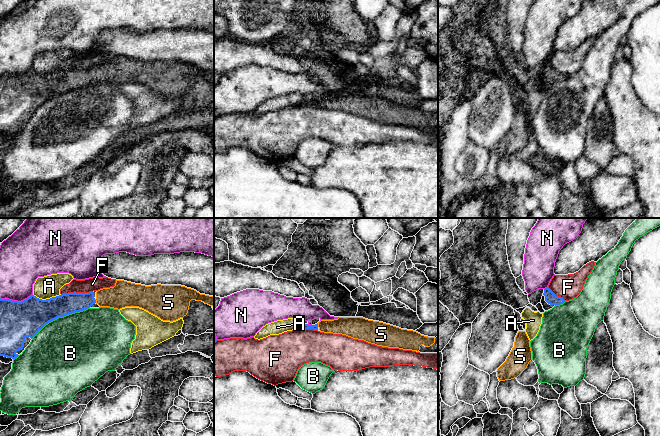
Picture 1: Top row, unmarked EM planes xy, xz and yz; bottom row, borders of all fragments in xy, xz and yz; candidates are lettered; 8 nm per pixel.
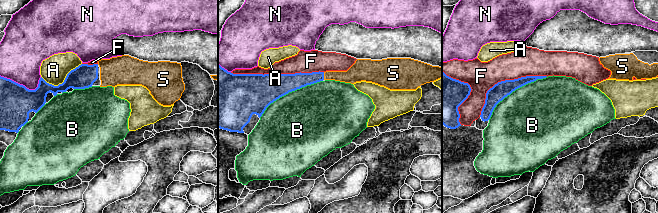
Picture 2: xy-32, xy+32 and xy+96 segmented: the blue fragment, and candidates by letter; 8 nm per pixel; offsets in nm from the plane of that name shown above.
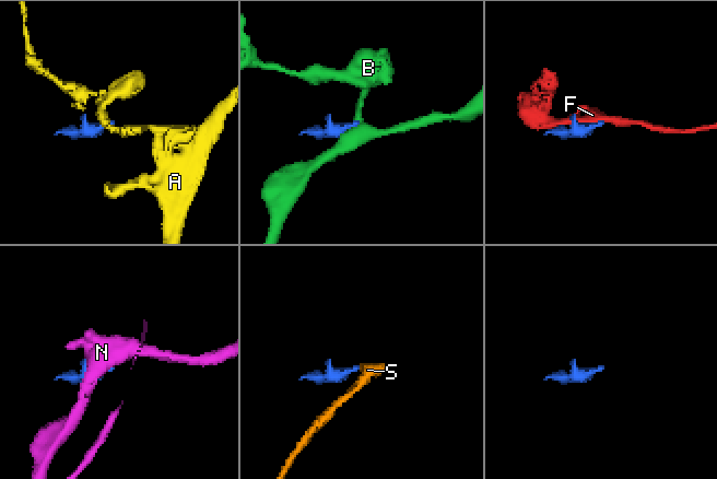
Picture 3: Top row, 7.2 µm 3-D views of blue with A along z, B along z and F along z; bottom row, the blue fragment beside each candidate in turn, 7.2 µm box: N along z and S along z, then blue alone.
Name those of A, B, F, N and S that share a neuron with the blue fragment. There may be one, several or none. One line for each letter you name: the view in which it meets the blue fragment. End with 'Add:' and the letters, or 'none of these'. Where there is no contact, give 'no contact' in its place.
S: meets blue in xy
Add: S

